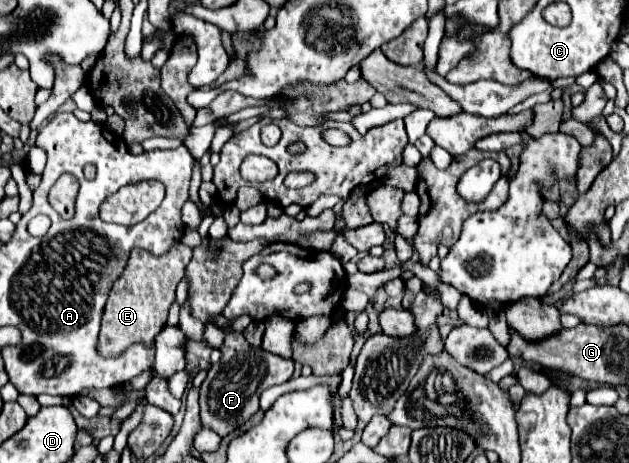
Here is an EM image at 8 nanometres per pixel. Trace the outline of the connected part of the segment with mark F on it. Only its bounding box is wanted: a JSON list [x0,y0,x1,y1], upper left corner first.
[201,332,293,436]

